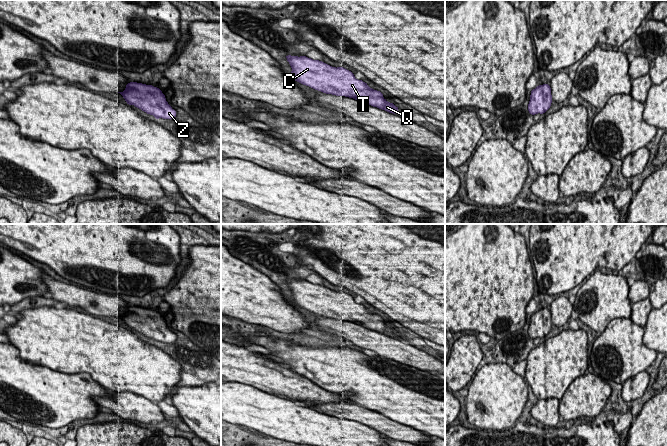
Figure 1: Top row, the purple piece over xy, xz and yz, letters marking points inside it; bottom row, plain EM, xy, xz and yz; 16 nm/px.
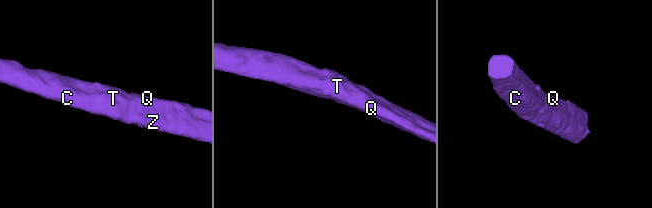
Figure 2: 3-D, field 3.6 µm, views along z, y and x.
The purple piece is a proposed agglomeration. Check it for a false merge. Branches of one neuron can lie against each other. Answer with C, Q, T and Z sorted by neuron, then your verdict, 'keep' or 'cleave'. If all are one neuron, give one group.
groups C Q T Z; keep

